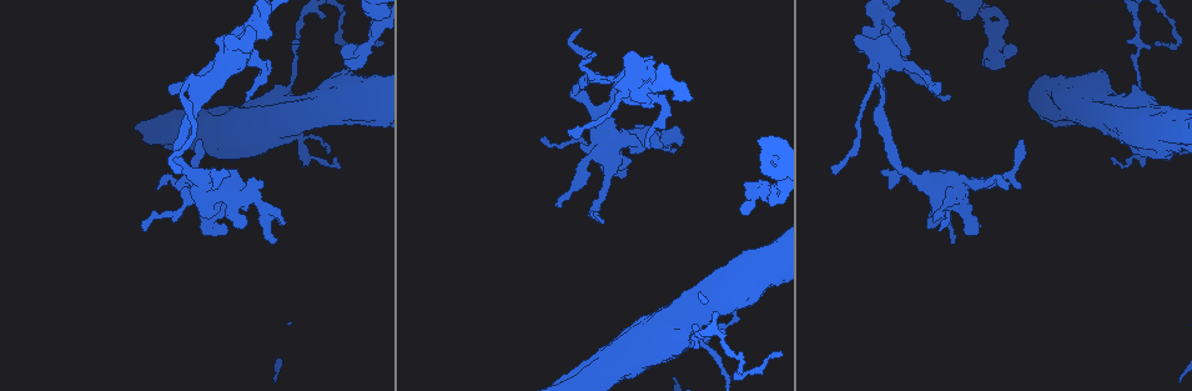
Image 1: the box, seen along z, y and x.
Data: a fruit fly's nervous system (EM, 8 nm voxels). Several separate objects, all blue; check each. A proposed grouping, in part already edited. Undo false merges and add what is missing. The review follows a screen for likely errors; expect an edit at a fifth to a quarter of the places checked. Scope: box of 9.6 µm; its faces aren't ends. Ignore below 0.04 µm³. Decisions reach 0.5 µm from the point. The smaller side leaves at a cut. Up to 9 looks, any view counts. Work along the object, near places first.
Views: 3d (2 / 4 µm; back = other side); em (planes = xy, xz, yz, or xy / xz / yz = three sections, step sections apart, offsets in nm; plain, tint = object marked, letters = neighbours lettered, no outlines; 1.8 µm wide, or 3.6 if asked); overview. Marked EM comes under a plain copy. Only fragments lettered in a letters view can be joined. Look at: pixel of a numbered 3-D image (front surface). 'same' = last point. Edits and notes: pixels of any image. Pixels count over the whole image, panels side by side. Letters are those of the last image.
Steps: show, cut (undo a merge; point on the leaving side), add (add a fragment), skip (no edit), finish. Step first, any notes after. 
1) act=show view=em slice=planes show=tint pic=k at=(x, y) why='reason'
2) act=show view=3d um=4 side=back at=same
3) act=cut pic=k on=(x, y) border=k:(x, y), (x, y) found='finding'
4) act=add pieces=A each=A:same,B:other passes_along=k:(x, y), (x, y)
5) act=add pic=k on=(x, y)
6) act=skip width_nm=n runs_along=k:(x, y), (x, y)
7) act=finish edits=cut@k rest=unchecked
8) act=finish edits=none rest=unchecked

act=show view=em slice=xz step=4 show=tint pic=1 at=(232, 34) why='branch stops here'

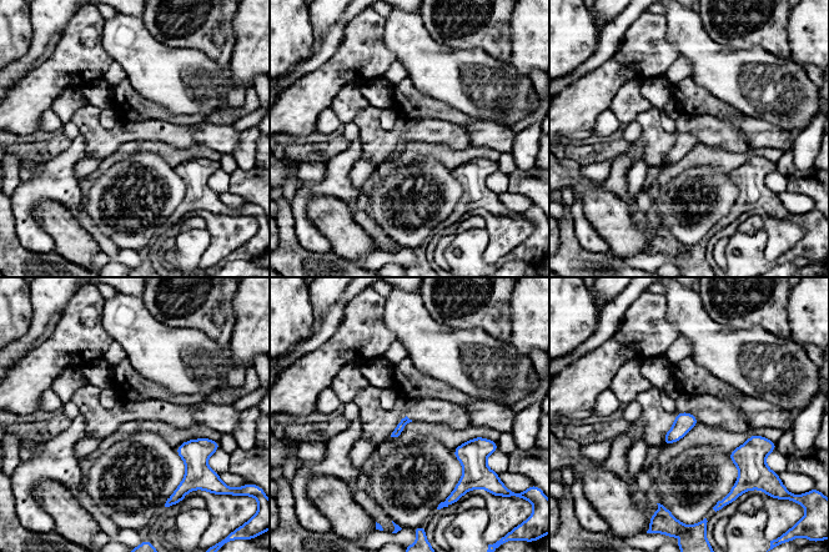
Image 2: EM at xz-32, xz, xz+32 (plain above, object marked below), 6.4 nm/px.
act=show view=em slice=xz step=4 show=letters at=same

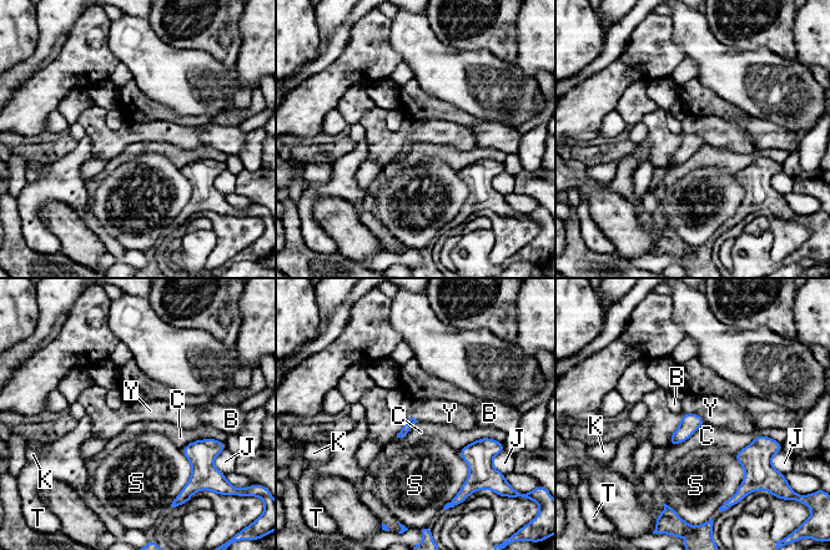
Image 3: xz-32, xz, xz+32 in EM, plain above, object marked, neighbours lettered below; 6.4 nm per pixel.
act=skip each=B:other,C:other,J:other,K:other,S:other,T:other,Y:other border=3:(693, 413), (705, 422) found='none of them fits'

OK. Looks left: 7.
act=show view=3d um=2 pic=1 at=(591, 217) why='tapers out'

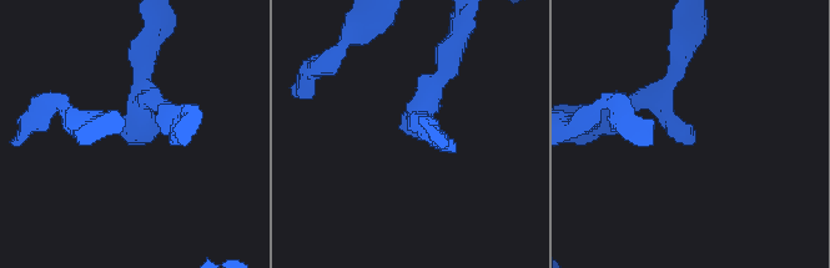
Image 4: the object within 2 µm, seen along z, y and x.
act=show view=em slice=xy step=8 show=letters pic=4 at=(406, 134) why='shape alone is not enough'

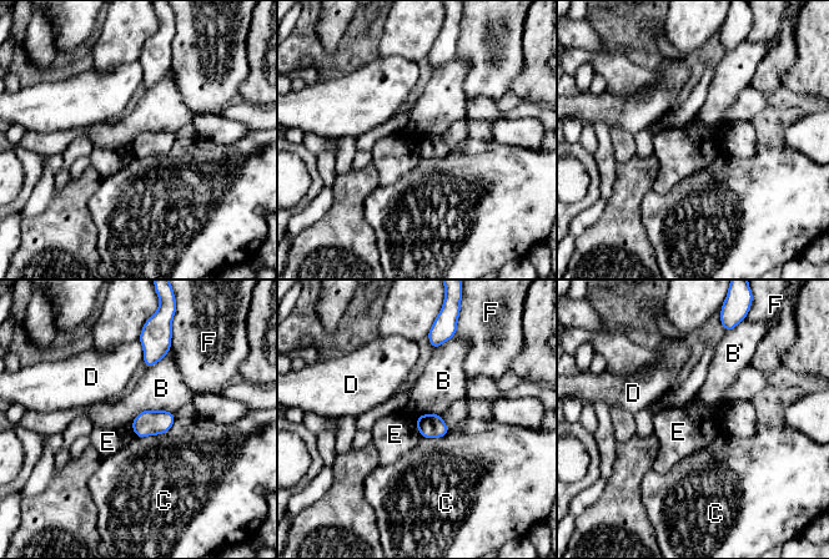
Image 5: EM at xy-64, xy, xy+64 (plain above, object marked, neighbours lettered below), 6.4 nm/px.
act=skip each=B:other,C:other,D:other,E:other,F:other found='no lettered fragment goes on from it'

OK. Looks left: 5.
act=show view=3d um=4 pic=1 at=(836, 173) why='long arm stops here'

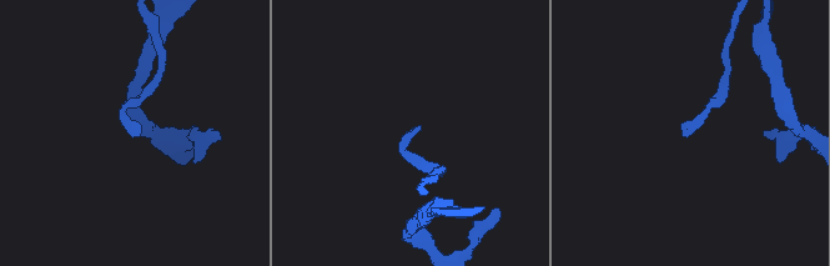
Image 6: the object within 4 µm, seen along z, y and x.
act=show view=em slice=yz step=8 show=tint pic=6 at=(139, 133) why='need the tissue'

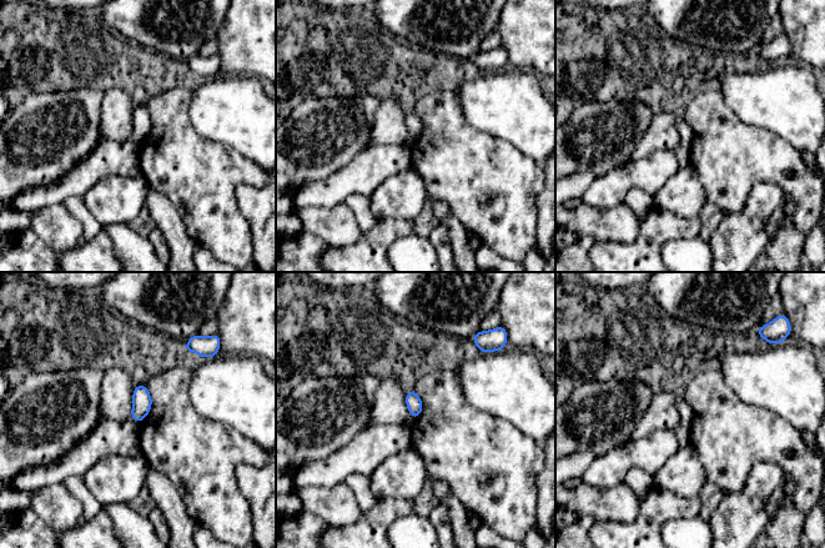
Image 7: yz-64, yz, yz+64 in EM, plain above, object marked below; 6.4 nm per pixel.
act=show view=em slice=xz step=8 show=letters at=same

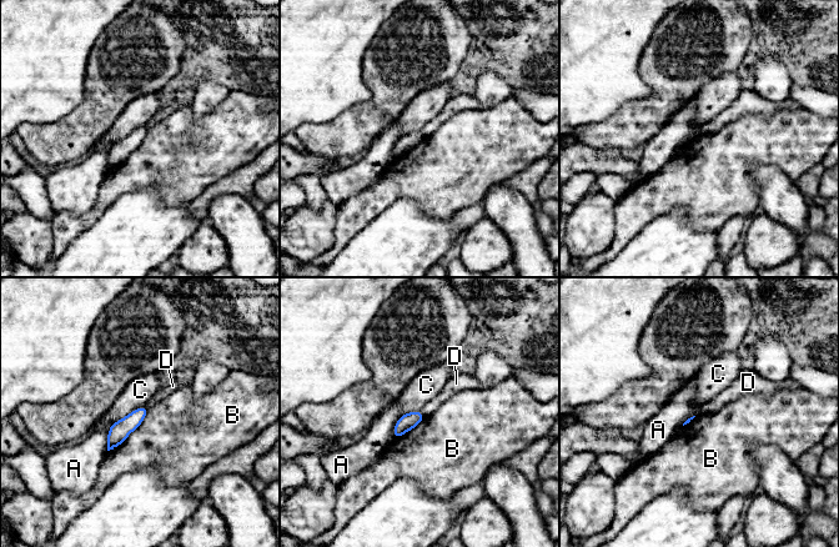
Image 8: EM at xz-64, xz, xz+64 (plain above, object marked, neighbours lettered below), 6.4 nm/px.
act=skip each=A:other,B:other,C:other,D:other border=8:(149, 410), (144, 420), (107, 451) found='none of them fits'

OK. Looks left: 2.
act=finish edits=none rest=unchecked

